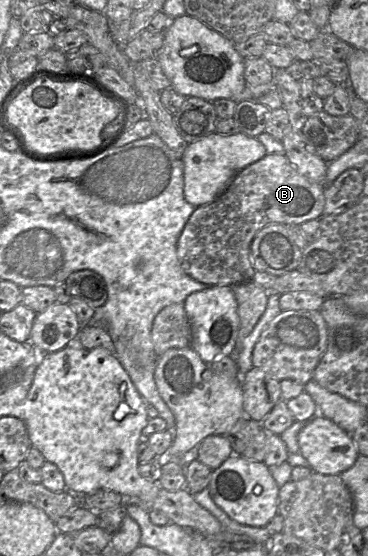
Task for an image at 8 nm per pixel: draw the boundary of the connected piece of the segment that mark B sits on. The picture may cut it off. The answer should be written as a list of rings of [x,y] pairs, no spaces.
[[[267,154],[239,171],[227,189],[213,202],[195,209],[177,243],[177,257],[183,271],[207,286],[235,286],[252,281],[255,269],[250,248],[256,233],[269,224],[297,224],[319,219],[325,205],[324,191],[328,184],[309,181],[300,175],[285,154]]]

